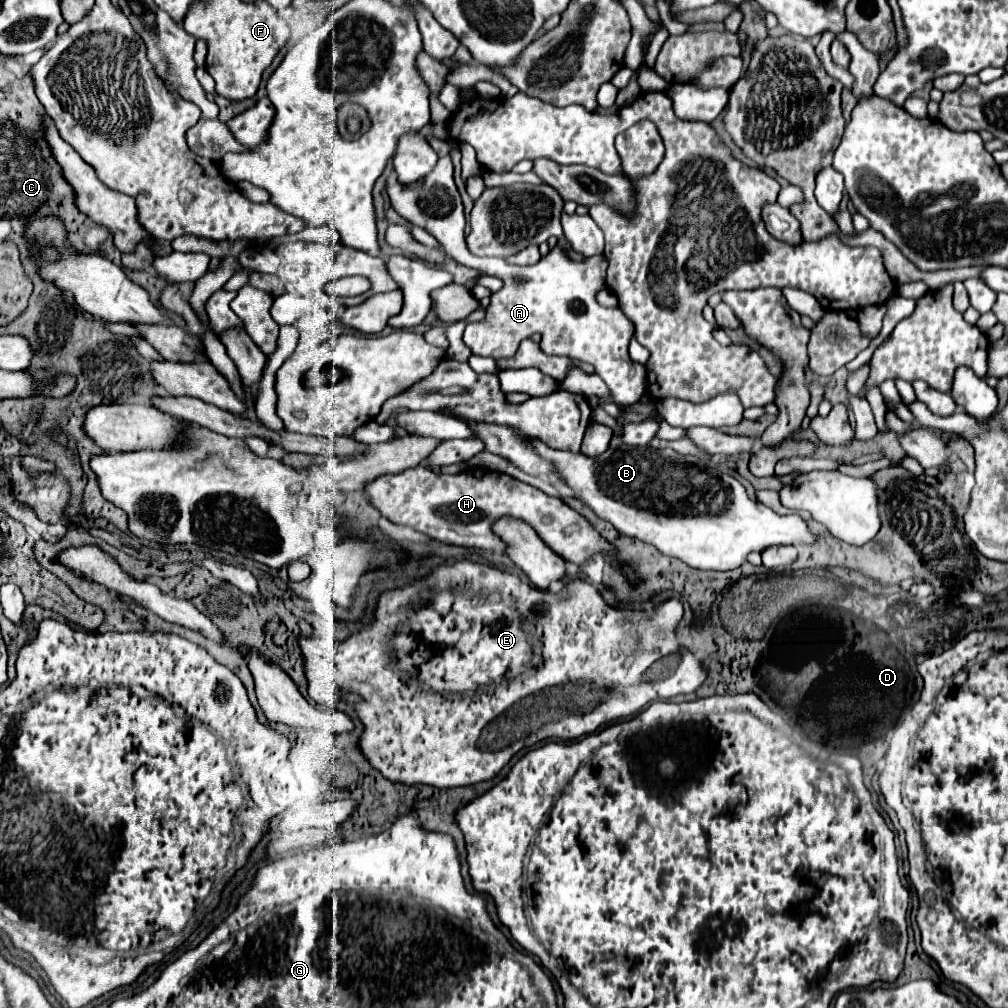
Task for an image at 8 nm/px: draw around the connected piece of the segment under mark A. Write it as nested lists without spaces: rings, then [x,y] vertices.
[[[556,245],[546,257],[542,257],[532,267],[514,267],[514,265],[500,265],[500,273],[504,279],[504,287],[490,296],[490,305],[486,309],[486,319],[480,323],[470,323],[464,331],[464,343],[482,357],[512,357],[518,349],[518,343],[534,333],[542,333],[542,351],[548,355],[566,355],[578,361],[594,365],[594,371],[602,377],[608,387],[608,397],[600,399],[602,403],[620,403],[632,405],[642,399],[646,393],[646,369],[640,363],[634,363],[628,355],[628,343],[634,335],[634,325],[624,317],[620,309],[608,309],[596,303],[596,291],[604,287],[606,279],[606,259],[602,255],[588,257],[582,263],[574,263],[566,257],[566,253]]]

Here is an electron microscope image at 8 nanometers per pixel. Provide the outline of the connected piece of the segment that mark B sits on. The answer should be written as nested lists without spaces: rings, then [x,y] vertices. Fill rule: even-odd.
[[[532,439],[536,451],[550,459],[566,483],[572,487],[574,495],[586,503],[600,519],[610,521],[622,535],[636,537],[654,545],[660,553],[676,557],[694,569],[712,571],[732,571],[738,569],[746,557],[756,551],[762,553],[772,545],[814,545],[818,537],[808,529],[800,515],[778,515],[760,501],[752,501],[740,481],[728,473],[720,473],[694,455],[680,455],[672,449],[644,449],[644,447],[620,447],[608,449],[598,459],[590,459],[582,453],[568,453],[546,447],[542,441]]]

